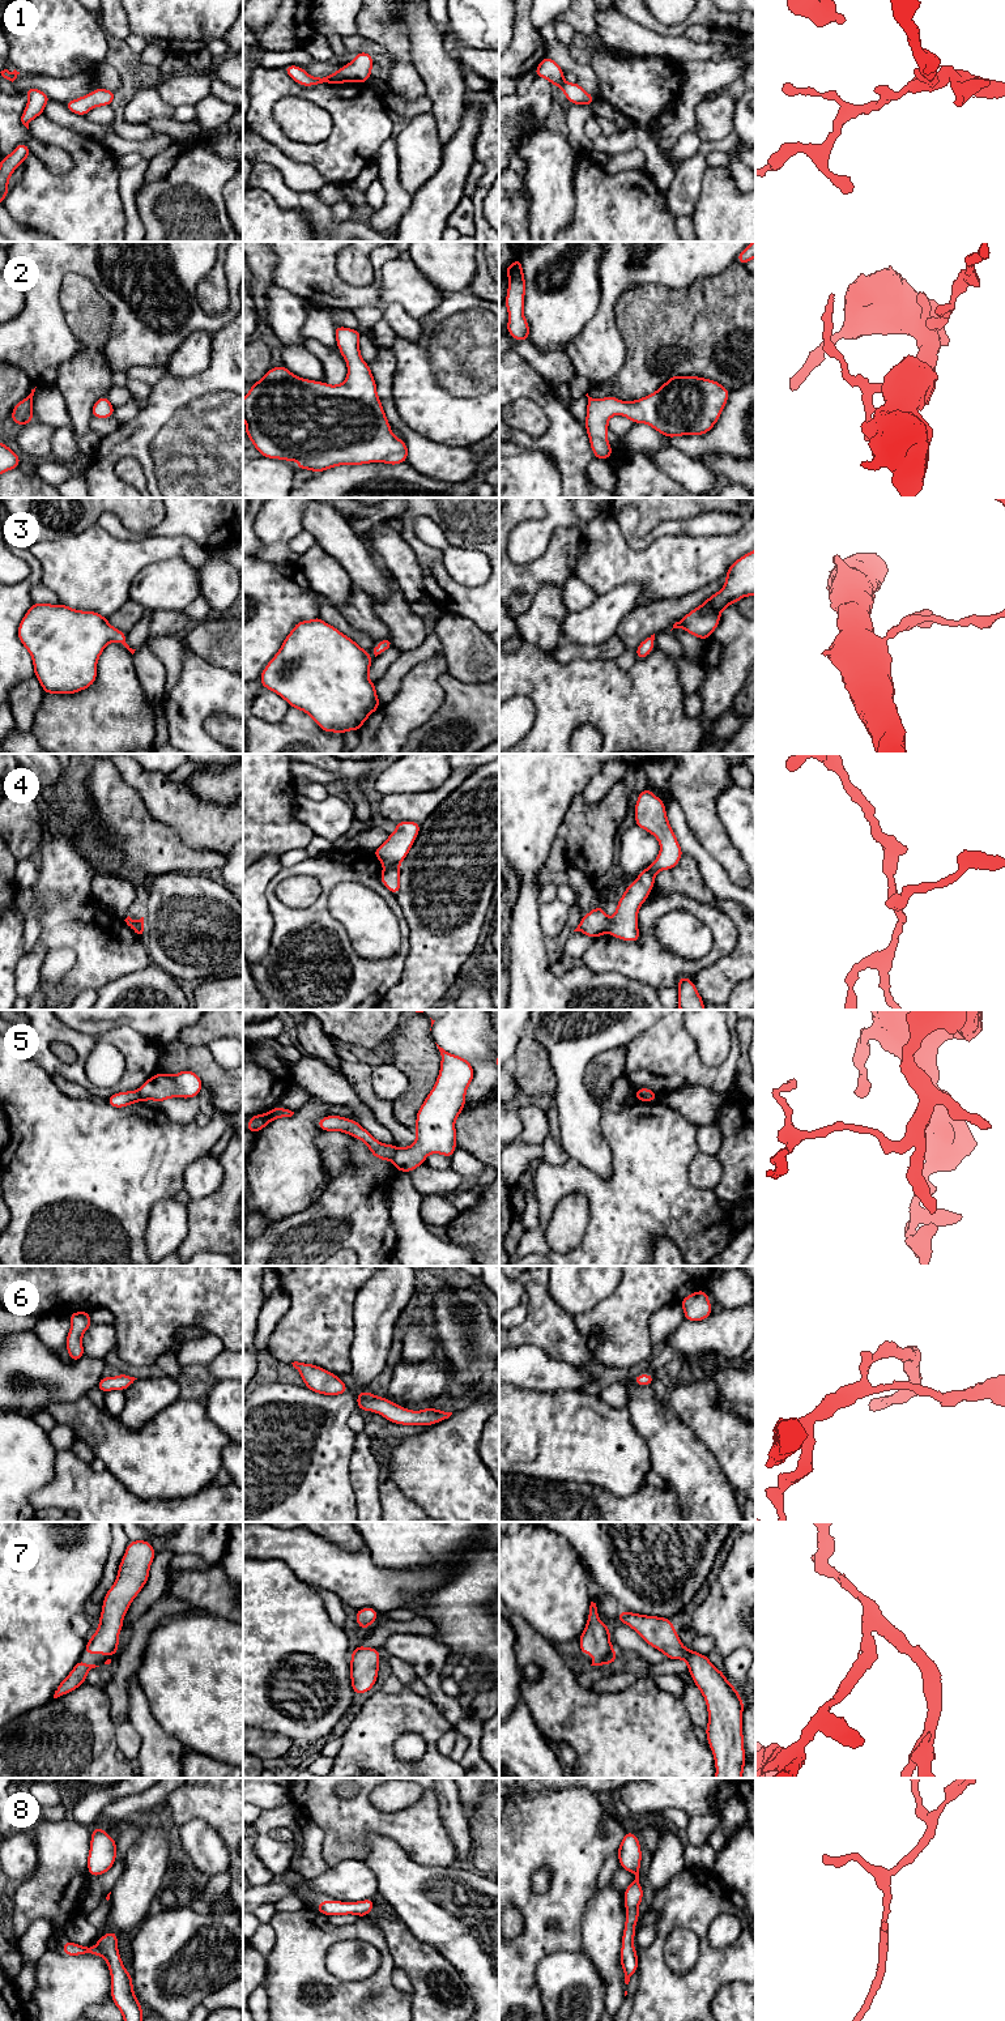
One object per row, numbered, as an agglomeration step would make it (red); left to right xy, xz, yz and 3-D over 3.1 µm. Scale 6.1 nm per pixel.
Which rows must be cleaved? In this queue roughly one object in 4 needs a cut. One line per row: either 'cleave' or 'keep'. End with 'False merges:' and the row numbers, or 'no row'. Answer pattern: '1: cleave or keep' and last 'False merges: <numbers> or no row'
1: keep
2: keep
3: keep
4: cleave
5: cleave
6: keep
7: cleave
8: keep
False merges: 4, 5, 7

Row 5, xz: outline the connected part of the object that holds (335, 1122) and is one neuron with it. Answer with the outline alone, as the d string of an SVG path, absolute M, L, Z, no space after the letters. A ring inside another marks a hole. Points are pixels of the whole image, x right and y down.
M332 1114L316 1121L316 1125L324 1131L342 1131L349 1134L350 1137L355 1137L357 1139L366 1143L372 1156L380 1160L392 1161L396 1146L383 1144L378 1139L375 1139L366 1129L363 1129L355 1120L349 1120L340 1117L338 1114Z

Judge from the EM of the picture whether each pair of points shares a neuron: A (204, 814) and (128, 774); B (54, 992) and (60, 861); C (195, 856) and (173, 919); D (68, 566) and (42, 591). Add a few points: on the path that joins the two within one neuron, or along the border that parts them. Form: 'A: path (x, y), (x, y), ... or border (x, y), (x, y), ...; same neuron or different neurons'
A: path (186, 813), (147, 783); same neuron
B: path (84, 963), (84, 928), (79, 922), (79, 895); same neuron
C: border (204, 873), (166, 872), (158, 875); different neurons
D: border (42, 583), (62, 602); different neurons

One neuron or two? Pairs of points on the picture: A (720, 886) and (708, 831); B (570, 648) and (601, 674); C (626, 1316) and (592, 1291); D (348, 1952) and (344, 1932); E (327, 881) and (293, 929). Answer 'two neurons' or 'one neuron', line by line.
A: two neurons
B: two neurons
C: two neurons
D: two neurons
E: one neuron

